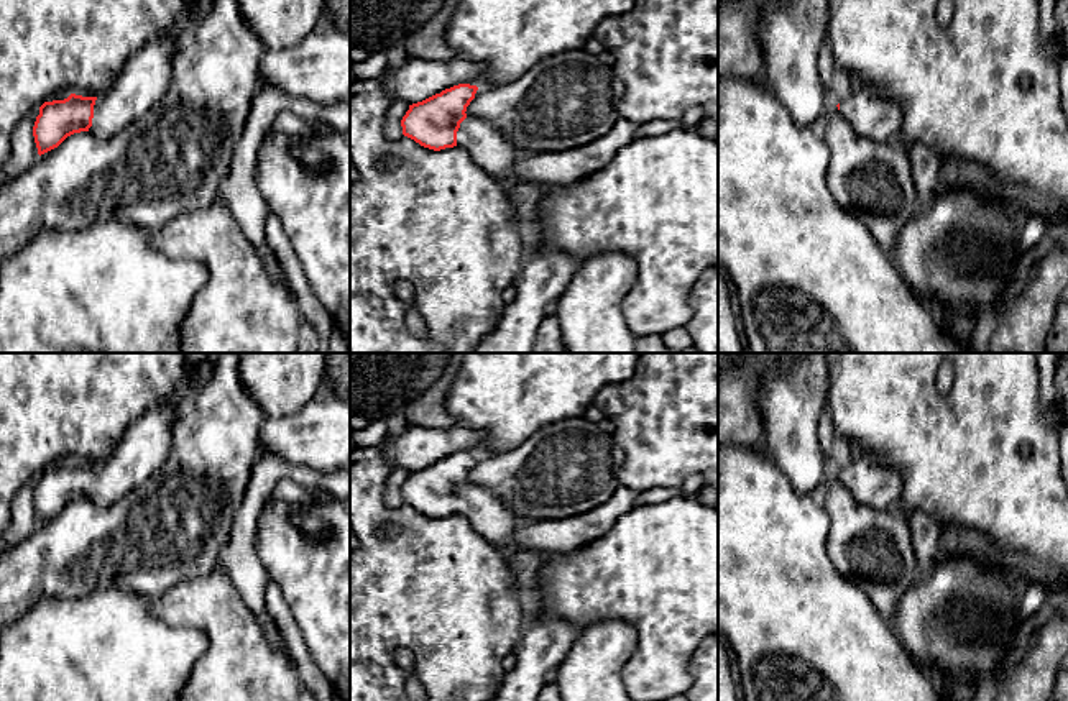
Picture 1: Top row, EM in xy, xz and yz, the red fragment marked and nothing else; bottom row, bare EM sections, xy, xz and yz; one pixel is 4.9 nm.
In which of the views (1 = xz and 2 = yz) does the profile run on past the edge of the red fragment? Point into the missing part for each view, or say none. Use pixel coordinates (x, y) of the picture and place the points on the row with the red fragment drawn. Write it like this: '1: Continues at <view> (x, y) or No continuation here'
1: Continues at xz (490, 150)
2: Continues at yz (873, 117)

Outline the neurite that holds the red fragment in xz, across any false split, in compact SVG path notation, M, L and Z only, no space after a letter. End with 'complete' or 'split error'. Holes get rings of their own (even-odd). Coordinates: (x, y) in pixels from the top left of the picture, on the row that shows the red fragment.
M458 84L409 105L401 120L403 135L434 151L463 148L478 167L509 189L516 184L514 163L522 154L491 121L465 113L476 90Z | split error

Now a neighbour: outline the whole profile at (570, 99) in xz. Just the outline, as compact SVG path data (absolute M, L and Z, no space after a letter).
M582 48L544 57L509 84L478 87L465 113L491 121L522 156L564 153L611 131L624 90L613 67Z

